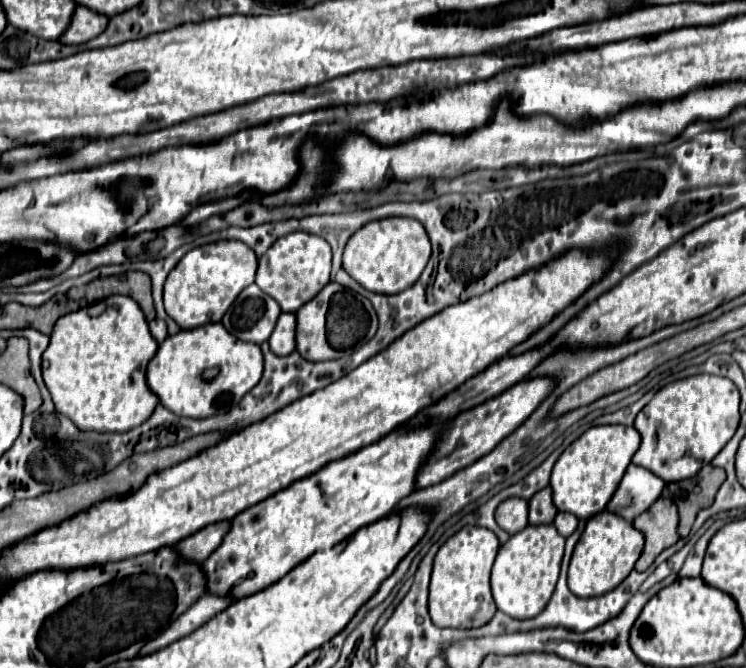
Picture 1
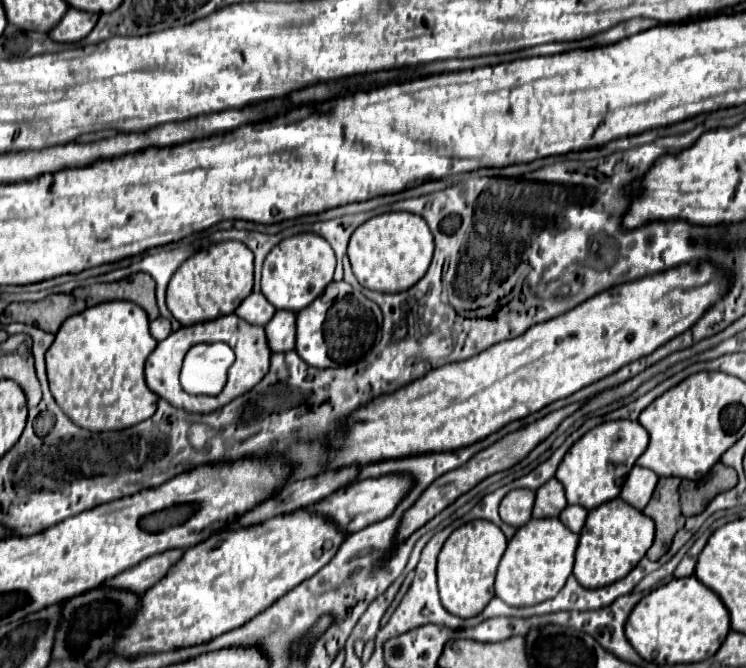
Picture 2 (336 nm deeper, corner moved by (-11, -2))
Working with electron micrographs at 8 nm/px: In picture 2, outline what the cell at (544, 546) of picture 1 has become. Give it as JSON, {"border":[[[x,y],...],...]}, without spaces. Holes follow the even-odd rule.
{"border":[[[558,517],[530,519],[508,541],[508,549],[498,565],[496,597],[512,607],[528,607],[556,597],[572,573],[576,547],[578,535],[572,533]]]}

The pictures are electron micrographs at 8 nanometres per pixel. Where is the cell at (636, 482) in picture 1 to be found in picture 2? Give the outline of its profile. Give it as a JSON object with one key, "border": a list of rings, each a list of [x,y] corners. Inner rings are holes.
{"border":[[[634,465],[634,469],[630,471],[630,475],[622,487],[620,499],[624,499],[626,503],[630,503],[632,507],[642,511],[652,497],[656,481],[658,481],[656,473],[652,473],[650,469],[644,469],[640,465]]]}

